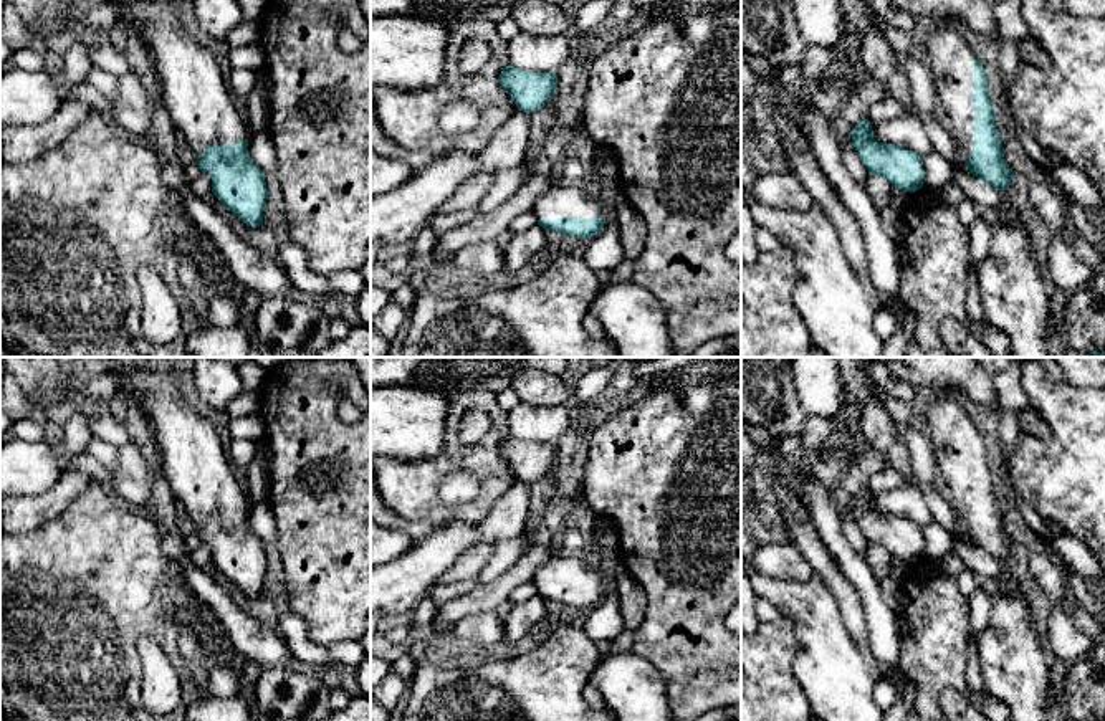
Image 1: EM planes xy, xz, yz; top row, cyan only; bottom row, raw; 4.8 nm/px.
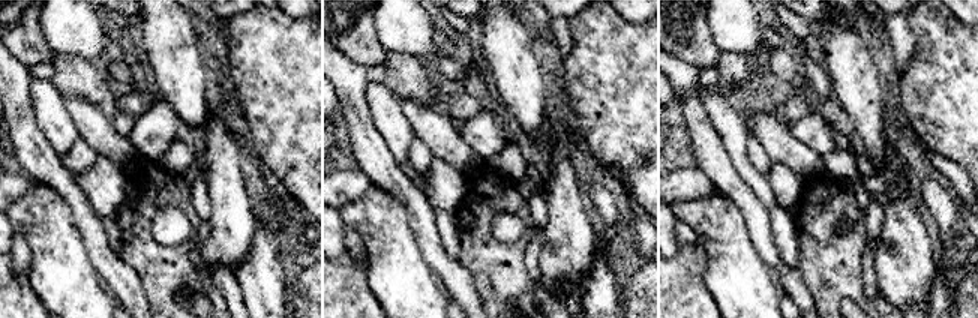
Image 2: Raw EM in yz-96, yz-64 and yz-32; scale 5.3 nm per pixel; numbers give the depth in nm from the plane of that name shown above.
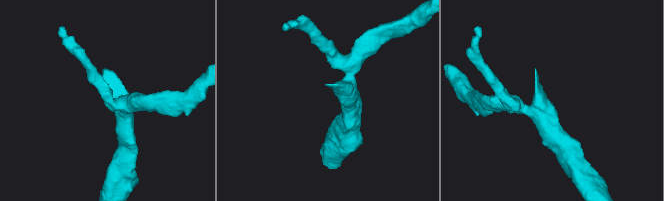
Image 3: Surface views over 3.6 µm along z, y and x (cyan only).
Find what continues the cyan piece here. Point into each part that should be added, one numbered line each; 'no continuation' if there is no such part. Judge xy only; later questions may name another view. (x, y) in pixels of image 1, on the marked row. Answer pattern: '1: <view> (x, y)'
1: xy (196, 93)

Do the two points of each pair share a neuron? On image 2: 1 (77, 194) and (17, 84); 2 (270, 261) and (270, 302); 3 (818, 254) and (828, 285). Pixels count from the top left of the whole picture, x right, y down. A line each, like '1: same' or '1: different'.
1: same
2: same
3: same

